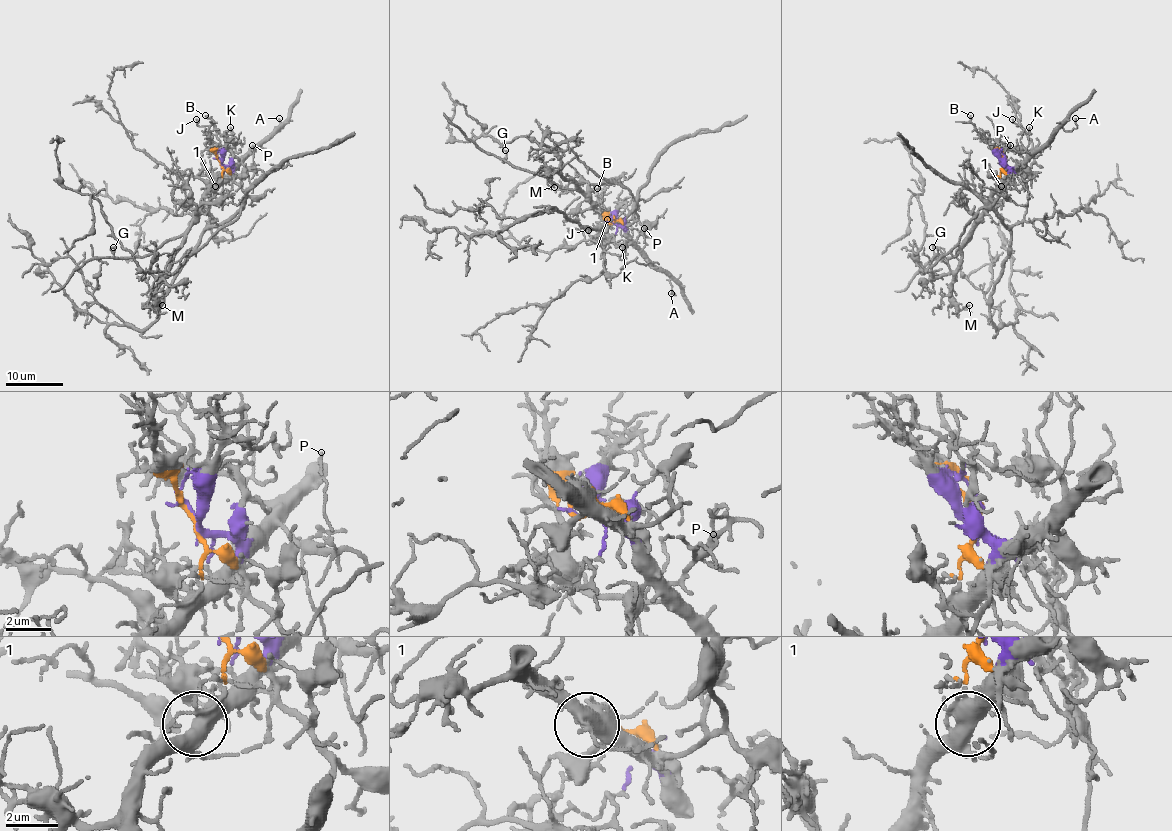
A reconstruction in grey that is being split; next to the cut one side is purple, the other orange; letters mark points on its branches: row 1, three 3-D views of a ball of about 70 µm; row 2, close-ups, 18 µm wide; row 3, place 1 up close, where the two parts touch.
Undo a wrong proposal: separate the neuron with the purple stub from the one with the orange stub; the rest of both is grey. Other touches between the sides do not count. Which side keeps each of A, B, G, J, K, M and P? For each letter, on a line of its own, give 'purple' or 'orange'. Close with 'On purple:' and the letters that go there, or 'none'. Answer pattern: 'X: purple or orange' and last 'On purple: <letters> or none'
A: purple
B: orange
G: purple
J: purple
K: purple
M: purple
P: purple
On purple: A, G, J, K, M, P

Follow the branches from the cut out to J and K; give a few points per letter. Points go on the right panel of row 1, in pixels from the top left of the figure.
J: (1004, 161), (1007, 165), (1017, 167), (1026, 158), (1020, 138), (1023, 129), (1011, 119)
K: (1004, 161), (1007, 165), (1017, 167), (1024, 159), (1029, 127)

